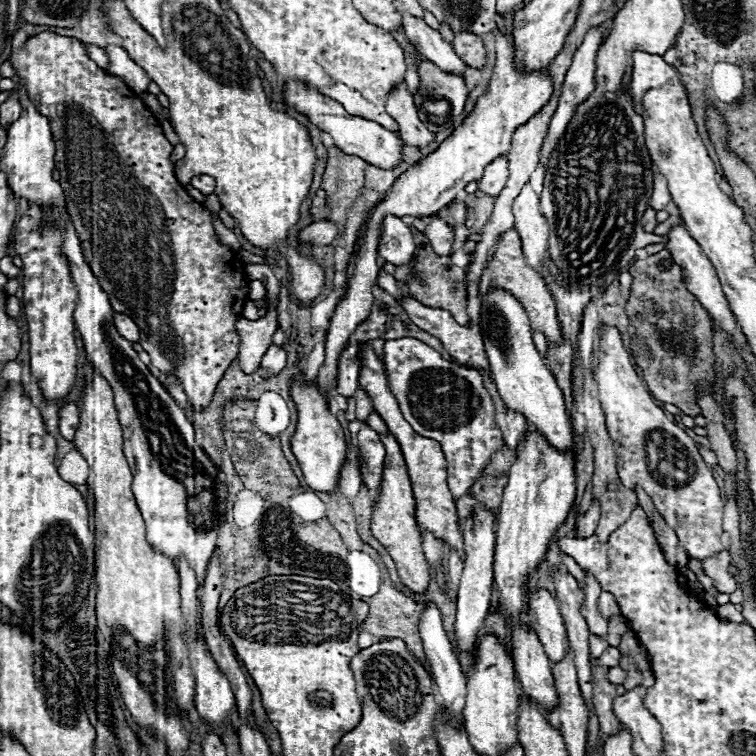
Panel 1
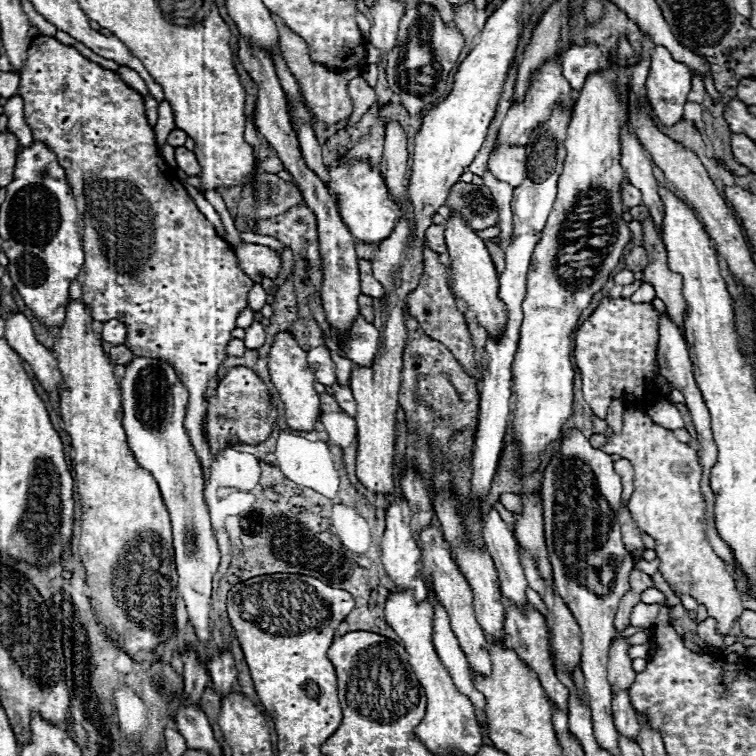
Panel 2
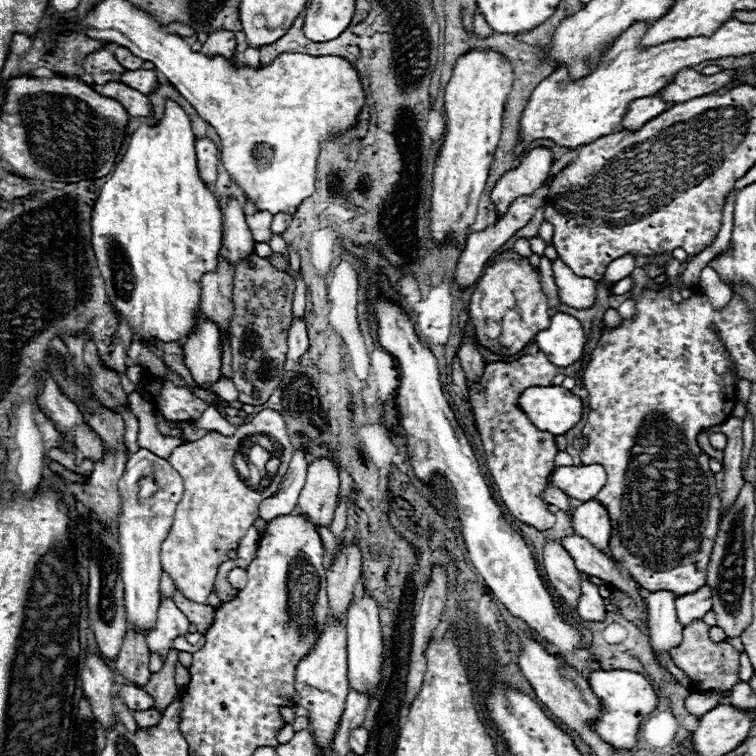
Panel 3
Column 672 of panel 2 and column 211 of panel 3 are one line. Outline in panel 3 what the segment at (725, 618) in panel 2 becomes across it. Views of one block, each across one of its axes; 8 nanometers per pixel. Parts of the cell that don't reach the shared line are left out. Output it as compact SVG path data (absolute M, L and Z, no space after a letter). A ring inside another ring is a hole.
M262 410L246 420L244 426L238 426L238 432L230 438L220 436L218 432L206 434L202 440L178 446L168 462L182 476L184 496L176 506L174 524L168 538L162 544L162 568L174 580L174 586L192 602L208 604L218 568L228 560L228 552L240 546L240 540L248 528L258 520L258 506L264 498L276 494L282 476L288 470L292 460L292 444L286 432L284 418L276 410ZM266 434L282 444L282 464L274 474L270 486L264 492L256 492L244 484L240 476L234 476L234 454L246 436Z

